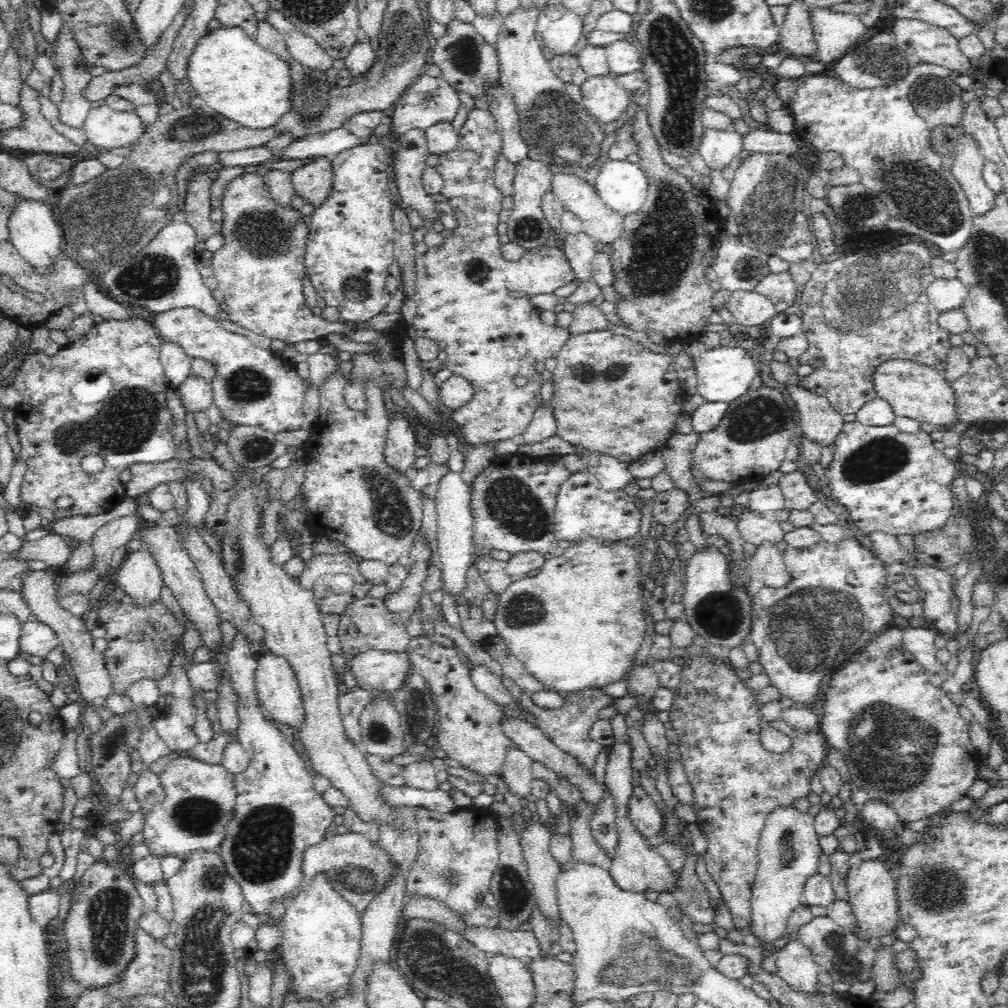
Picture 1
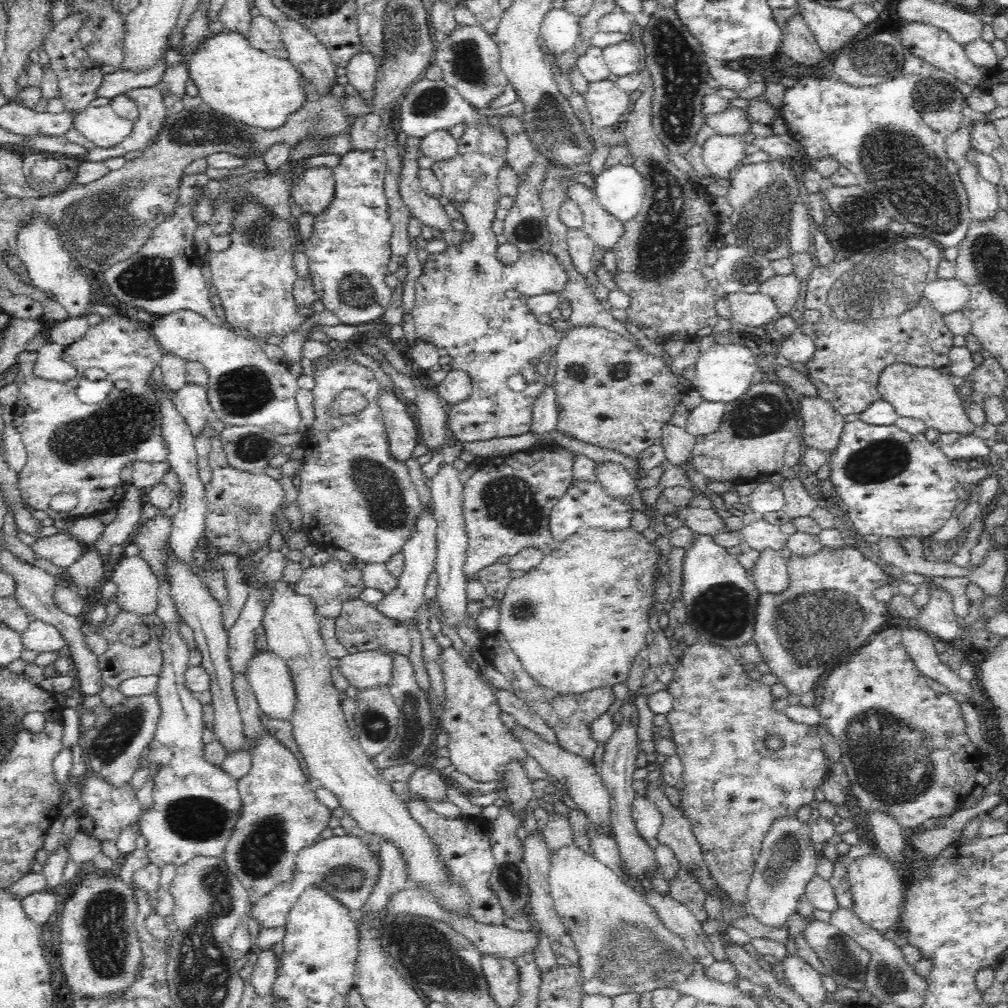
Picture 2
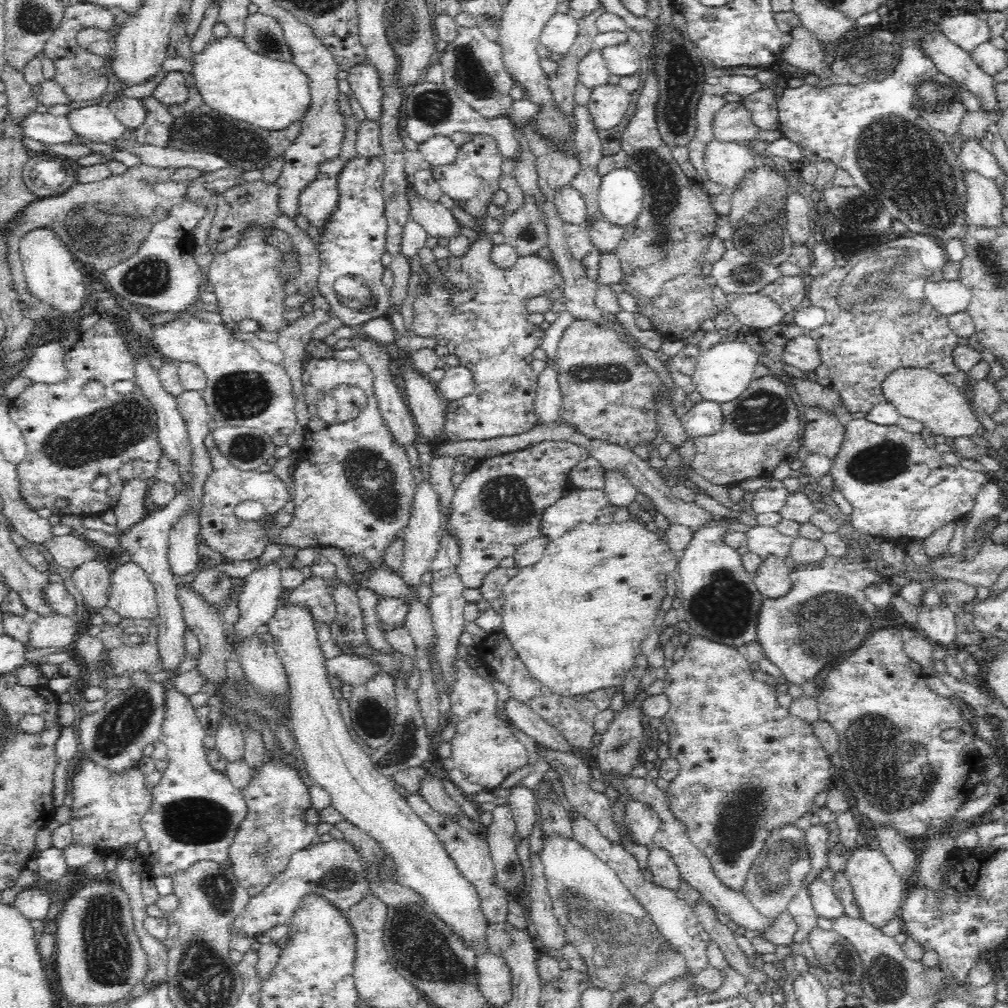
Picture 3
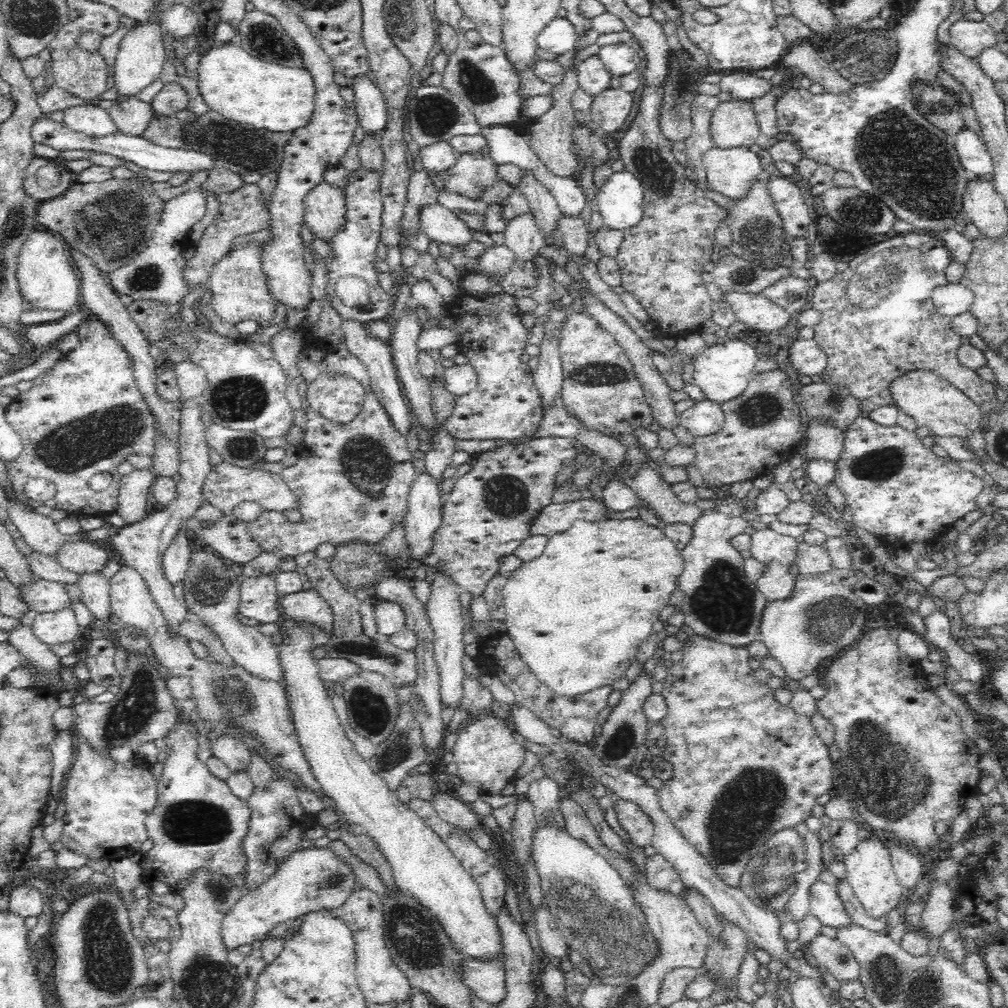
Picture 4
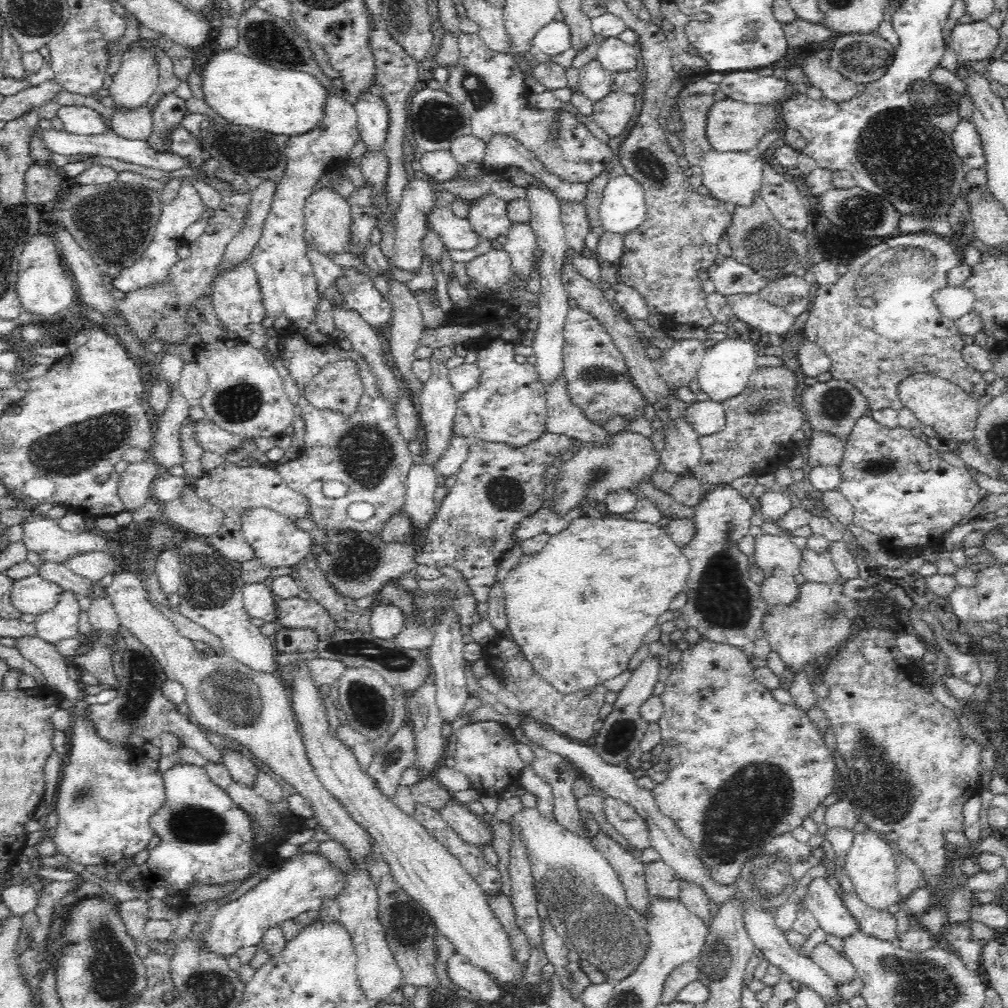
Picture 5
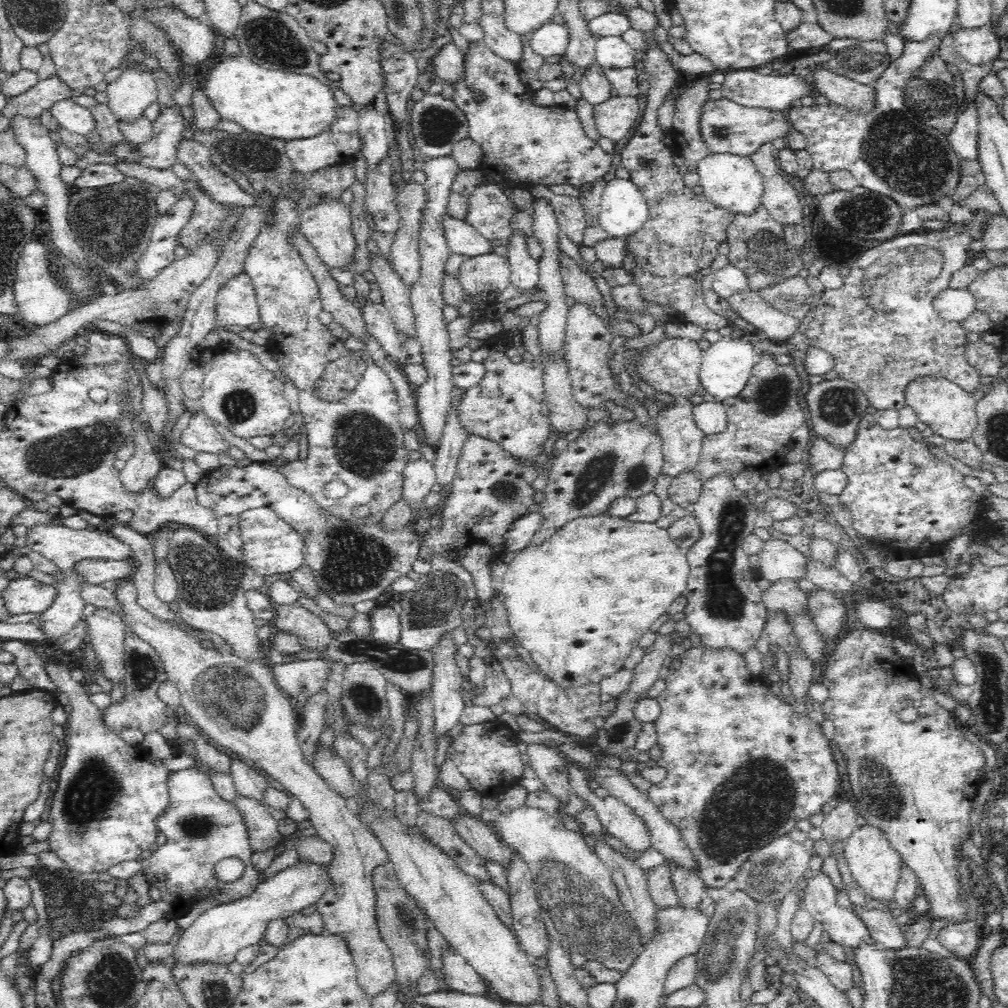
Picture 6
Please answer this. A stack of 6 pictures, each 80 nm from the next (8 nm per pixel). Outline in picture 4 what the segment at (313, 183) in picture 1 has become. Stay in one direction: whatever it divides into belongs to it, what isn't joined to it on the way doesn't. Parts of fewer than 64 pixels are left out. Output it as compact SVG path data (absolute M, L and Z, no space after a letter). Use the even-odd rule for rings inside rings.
M320 182L304 198L304 222L313 238L332 244L346 224L346 203L343 191L334 184Z

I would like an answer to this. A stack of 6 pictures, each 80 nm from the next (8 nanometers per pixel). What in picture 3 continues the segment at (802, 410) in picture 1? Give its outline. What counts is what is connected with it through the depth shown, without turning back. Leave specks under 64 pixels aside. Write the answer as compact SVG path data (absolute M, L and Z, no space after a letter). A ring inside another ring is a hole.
M806 408L805 431L802 444L808 450L808 454L821 454L832 459L840 452L845 426L840 421L821 408Z

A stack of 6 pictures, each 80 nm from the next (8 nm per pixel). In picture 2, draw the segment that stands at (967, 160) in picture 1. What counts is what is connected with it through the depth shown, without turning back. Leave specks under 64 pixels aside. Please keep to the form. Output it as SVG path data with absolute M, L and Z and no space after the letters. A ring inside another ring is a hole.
M966 164L959 170L969 200L972 220L990 221L1000 209L996 185L981 177L978 167Z

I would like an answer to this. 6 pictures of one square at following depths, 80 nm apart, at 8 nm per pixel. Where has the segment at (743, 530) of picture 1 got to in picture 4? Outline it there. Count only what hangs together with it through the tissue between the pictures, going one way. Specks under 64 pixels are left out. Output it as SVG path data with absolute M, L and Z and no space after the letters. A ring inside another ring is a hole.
M770 528L756 530L751 535L752 558L768 566L772 562L778 562L784 567L788 567L791 563L795 563L797 558L798 542L790 536L778 534Z

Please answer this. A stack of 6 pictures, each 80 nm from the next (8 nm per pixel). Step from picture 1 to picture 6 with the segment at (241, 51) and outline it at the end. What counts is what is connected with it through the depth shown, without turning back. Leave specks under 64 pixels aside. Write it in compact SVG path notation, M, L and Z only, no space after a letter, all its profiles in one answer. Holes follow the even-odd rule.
M243 55L221 56L203 92L224 120L236 122L252 134L286 141L316 138L336 122L339 105L327 84L306 74L258 66Z

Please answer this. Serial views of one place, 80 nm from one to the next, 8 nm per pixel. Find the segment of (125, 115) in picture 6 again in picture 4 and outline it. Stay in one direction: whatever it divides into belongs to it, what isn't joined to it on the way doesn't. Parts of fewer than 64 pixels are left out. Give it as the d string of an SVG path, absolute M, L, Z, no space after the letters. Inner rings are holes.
M139 23L136 28L131 28L120 42L119 52L114 66L114 88L118 92L119 100L136 99L144 88L156 82L167 61L164 36L167 35L158 23L144 25Z

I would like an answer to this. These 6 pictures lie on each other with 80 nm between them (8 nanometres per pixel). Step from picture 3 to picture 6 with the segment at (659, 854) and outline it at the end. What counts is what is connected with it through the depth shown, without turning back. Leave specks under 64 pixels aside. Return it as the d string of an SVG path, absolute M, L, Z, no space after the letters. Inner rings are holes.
M665 863L648 870L646 877L647 889L657 910L670 910L670 908L676 908L680 905Z

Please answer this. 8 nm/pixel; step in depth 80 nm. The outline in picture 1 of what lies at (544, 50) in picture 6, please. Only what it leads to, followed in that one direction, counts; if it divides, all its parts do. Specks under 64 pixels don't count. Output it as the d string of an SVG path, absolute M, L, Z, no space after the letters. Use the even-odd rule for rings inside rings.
M561 3L547 4L540 12L537 24L538 38L542 38L540 44L547 46L555 56L569 54L578 44L583 26L581 17Z

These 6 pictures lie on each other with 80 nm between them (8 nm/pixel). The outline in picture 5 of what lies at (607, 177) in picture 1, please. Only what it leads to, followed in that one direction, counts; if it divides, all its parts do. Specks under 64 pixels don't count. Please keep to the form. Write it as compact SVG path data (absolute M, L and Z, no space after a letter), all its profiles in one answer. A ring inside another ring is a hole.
M628 174L611 178L599 206L602 226L610 233L626 234L646 220L643 188Z

